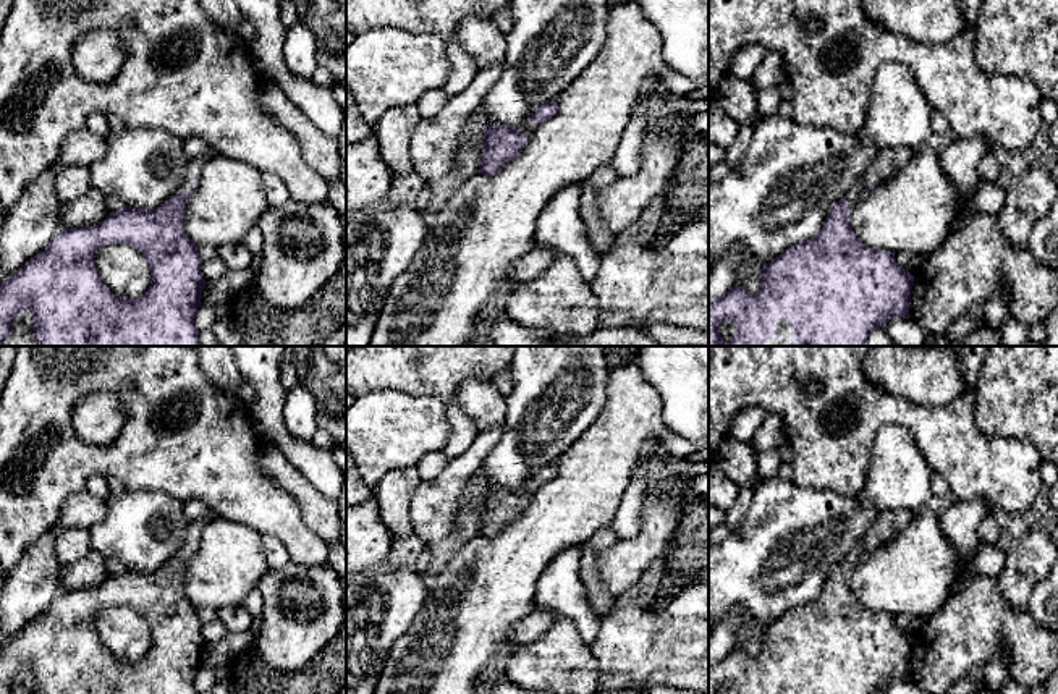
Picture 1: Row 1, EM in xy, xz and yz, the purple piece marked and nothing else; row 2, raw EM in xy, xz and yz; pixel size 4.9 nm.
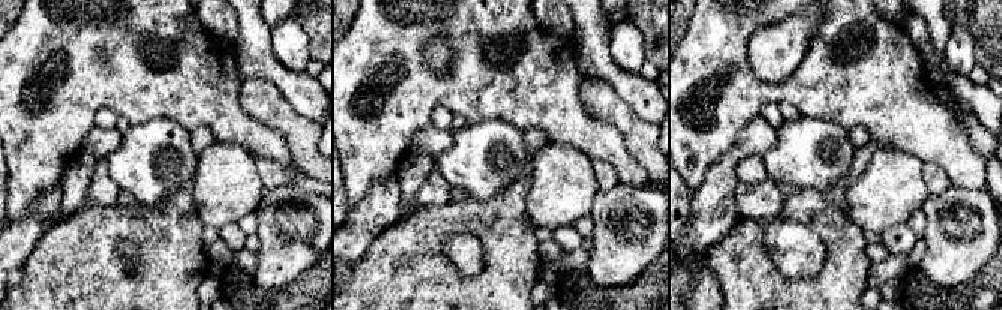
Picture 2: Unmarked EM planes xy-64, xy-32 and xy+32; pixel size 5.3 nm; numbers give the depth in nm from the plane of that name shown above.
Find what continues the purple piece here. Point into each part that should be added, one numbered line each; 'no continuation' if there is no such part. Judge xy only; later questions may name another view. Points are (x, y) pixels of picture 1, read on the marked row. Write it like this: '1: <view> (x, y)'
1: xy (188, 185)

